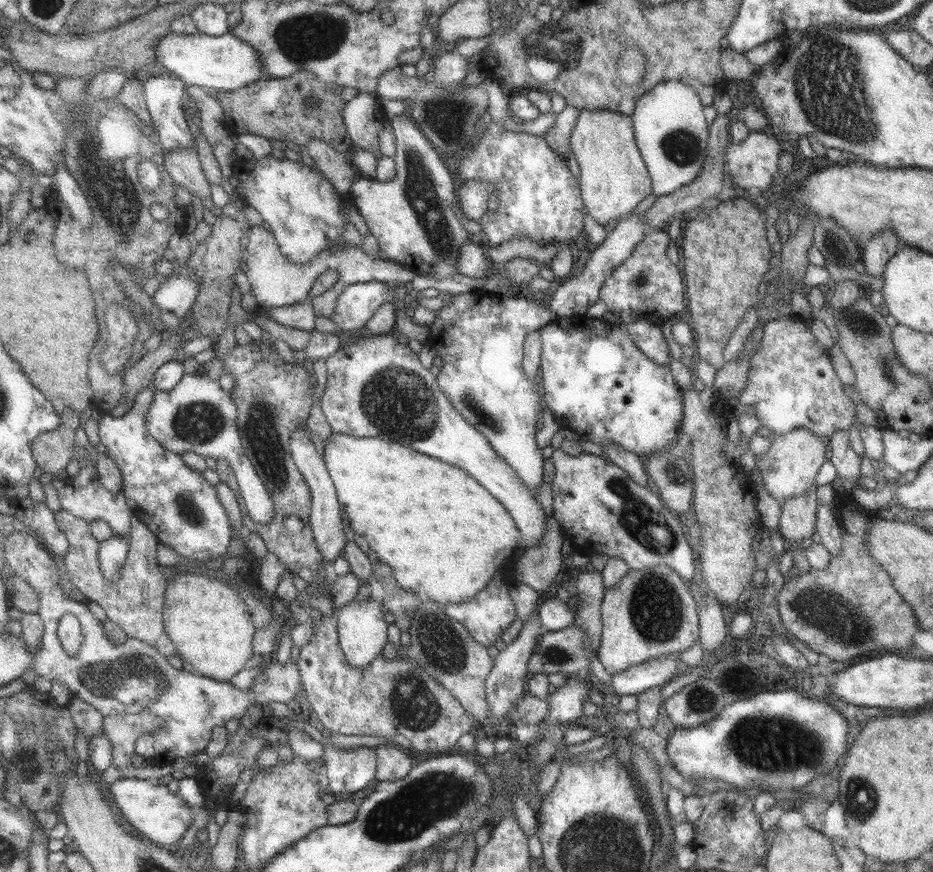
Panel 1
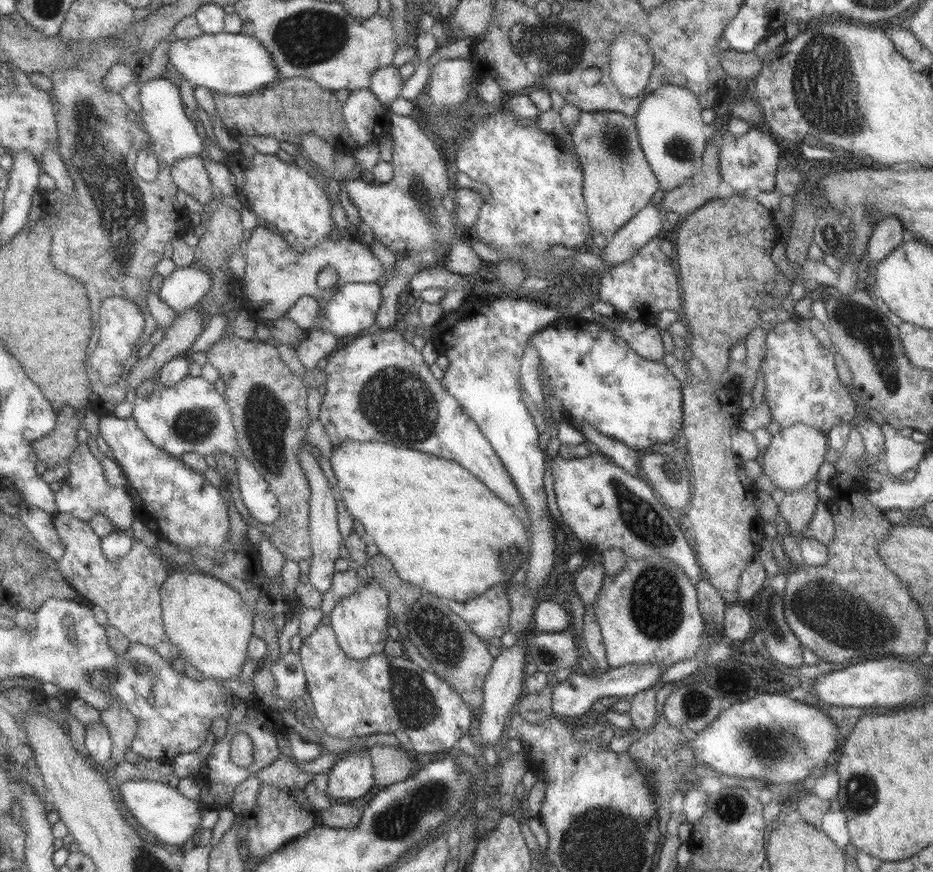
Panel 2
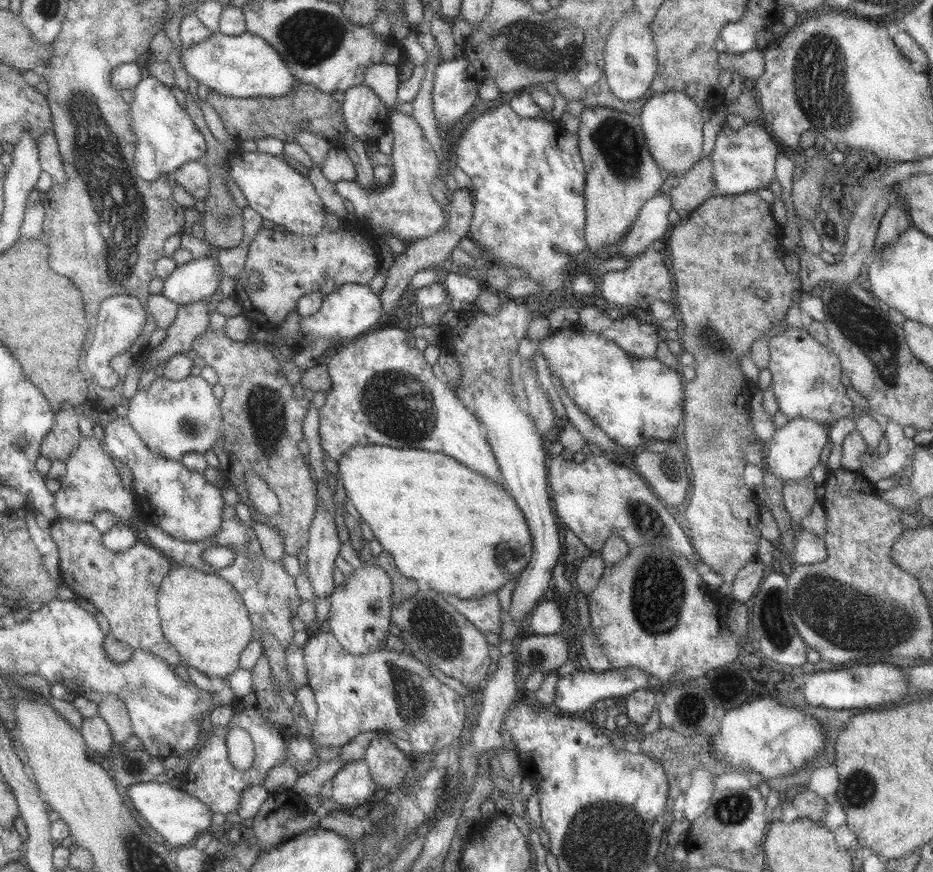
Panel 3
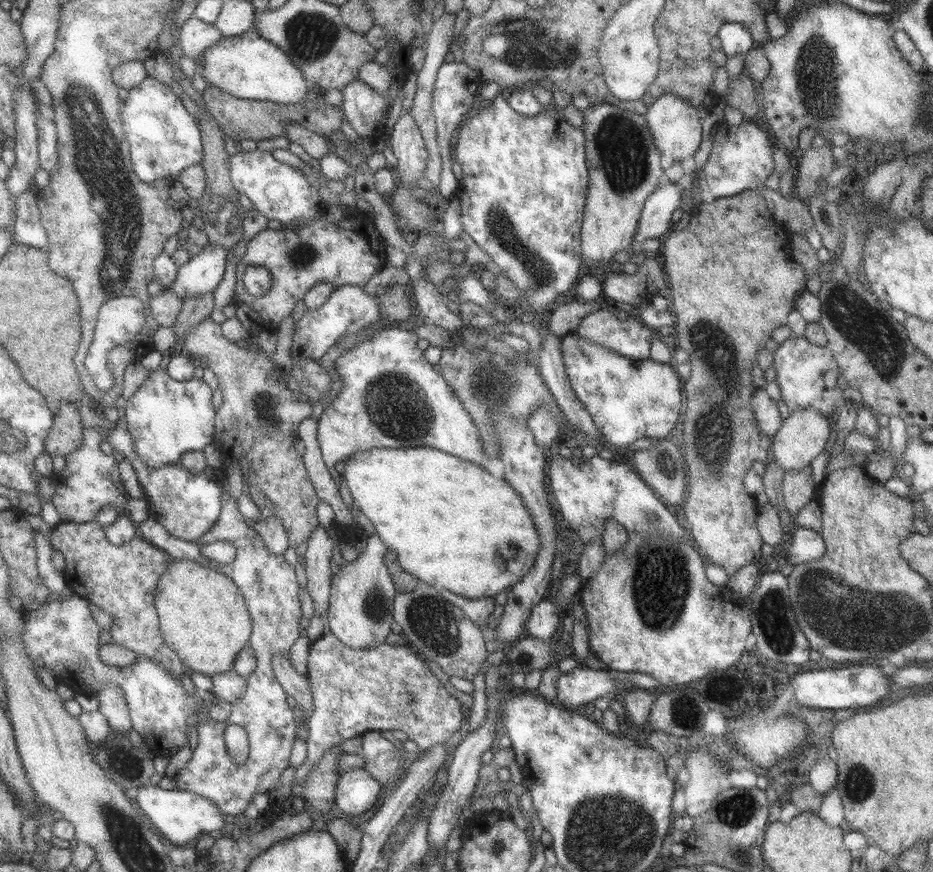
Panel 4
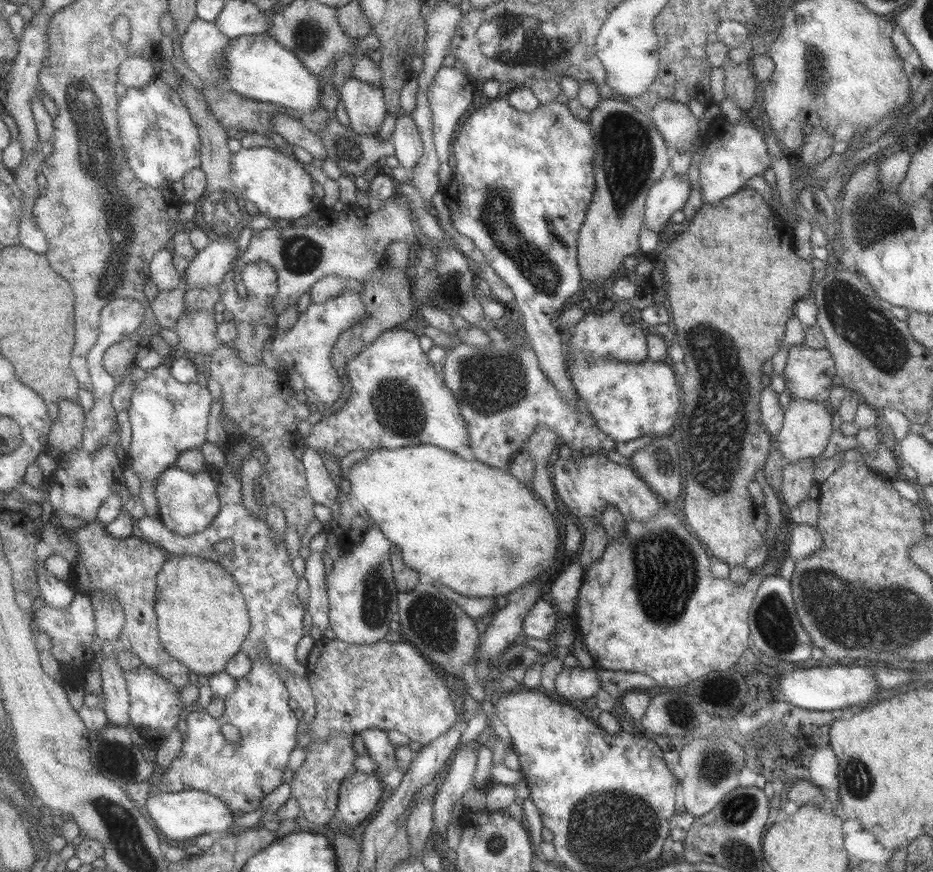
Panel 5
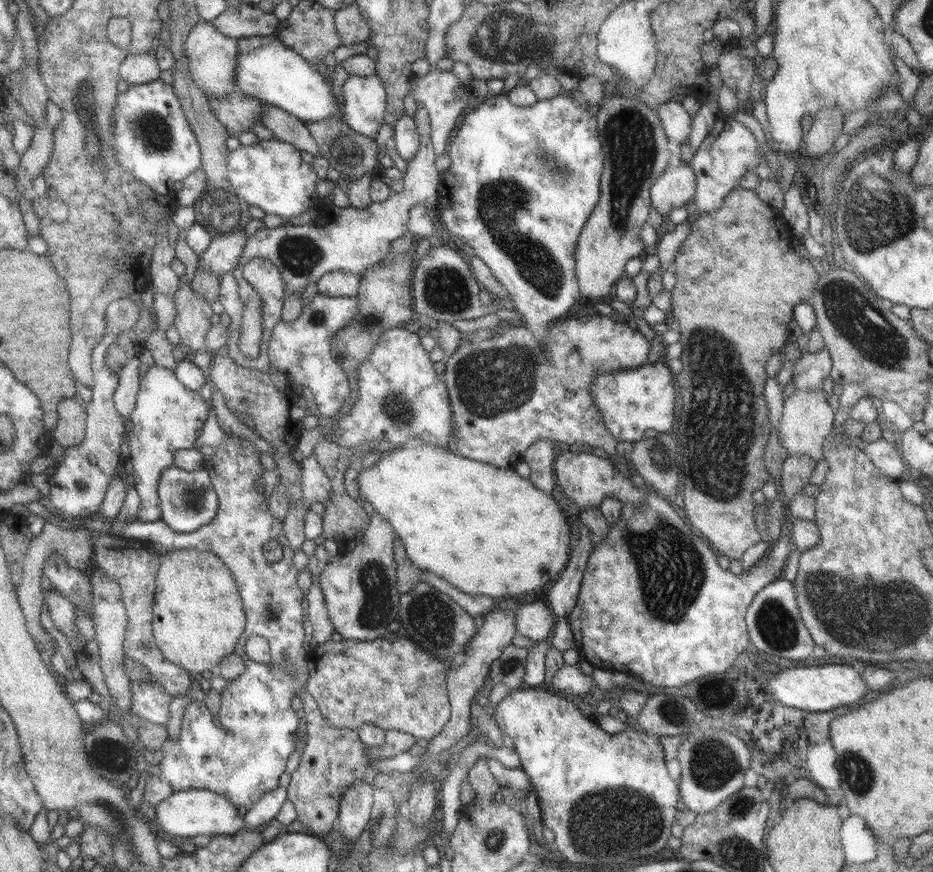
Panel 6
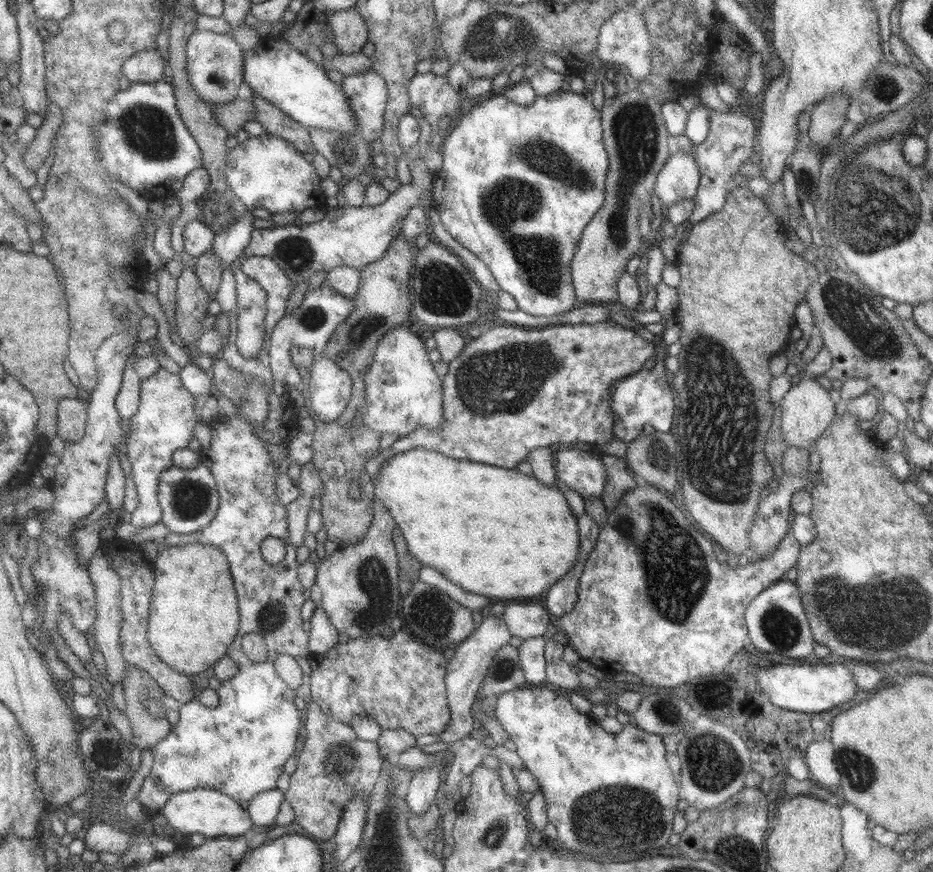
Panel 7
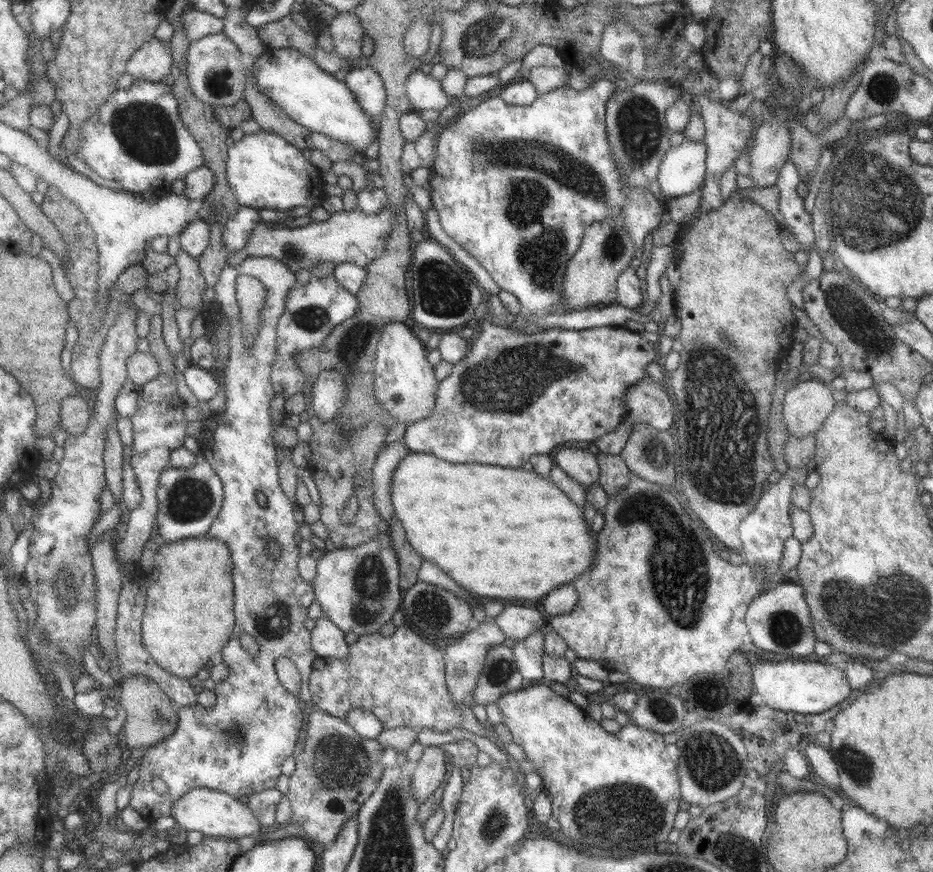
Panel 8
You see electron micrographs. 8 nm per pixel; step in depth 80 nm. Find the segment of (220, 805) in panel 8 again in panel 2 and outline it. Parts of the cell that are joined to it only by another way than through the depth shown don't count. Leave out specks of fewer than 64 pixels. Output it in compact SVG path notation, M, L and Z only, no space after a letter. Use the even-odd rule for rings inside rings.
M153 779L118 780L115 782L115 790L132 816L159 841L175 846L191 844L194 841L199 832L199 811L204 806L201 802L189 800L177 787L172 788L168 783Z

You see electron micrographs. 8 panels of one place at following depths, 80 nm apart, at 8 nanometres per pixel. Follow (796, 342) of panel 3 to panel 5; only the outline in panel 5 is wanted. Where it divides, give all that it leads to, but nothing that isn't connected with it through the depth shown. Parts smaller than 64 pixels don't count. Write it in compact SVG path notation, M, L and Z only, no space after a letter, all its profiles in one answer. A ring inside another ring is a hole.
M804 342L789 346L782 377L785 381L785 389L792 400L815 400L824 403L823 401L828 400L829 392L833 388L831 378L834 374L833 357L826 348L809 348Z

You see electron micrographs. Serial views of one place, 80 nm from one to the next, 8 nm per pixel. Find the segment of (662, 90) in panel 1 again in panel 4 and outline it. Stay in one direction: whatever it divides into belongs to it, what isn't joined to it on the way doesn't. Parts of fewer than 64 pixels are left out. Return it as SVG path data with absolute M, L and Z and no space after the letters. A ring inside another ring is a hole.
M667 93L659 96L651 102L647 112L643 113L648 131L651 133L655 148L661 155L671 156L672 162L681 162L693 157L699 148L701 140L701 119L697 115L698 110L675 96Z

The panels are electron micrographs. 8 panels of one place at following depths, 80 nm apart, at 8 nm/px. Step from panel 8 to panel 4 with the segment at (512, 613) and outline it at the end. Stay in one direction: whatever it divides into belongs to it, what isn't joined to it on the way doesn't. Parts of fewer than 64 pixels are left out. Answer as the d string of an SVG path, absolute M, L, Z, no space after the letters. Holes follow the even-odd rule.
M541 599L531 611L527 619L527 636L540 638L541 640L551 639L559 626L559 610L550 601Z

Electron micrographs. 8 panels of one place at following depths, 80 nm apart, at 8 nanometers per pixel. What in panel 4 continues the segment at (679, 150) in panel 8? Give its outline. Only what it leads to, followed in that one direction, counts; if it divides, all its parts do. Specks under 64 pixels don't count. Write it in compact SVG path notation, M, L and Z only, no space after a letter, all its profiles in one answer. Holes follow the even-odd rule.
M663 180L647 196L633 236L633 246L637 250L647 239L661 238L669 231L673 211L680 206L680 192L679 185Z

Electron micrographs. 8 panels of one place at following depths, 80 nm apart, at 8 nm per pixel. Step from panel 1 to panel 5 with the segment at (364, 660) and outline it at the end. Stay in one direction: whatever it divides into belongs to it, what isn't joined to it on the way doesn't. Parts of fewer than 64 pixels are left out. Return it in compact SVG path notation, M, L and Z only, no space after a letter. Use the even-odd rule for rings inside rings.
M375 524L366 530L359 543L352 544L346 552L340 552L331 570L325 574L325 590L328 594L328 625L335 639L347 644L375 644L383 640L388 629L397 622L398 591L388 554L392 544Z

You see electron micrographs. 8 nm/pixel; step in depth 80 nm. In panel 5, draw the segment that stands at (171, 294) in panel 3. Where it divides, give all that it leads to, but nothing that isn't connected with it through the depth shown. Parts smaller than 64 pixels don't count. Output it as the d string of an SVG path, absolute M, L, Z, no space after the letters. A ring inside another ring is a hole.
M222 237L199 250L182 273L187 288L218 286L224 278L223 274L231 270L231 262L238 256L237 247L235 240Z

